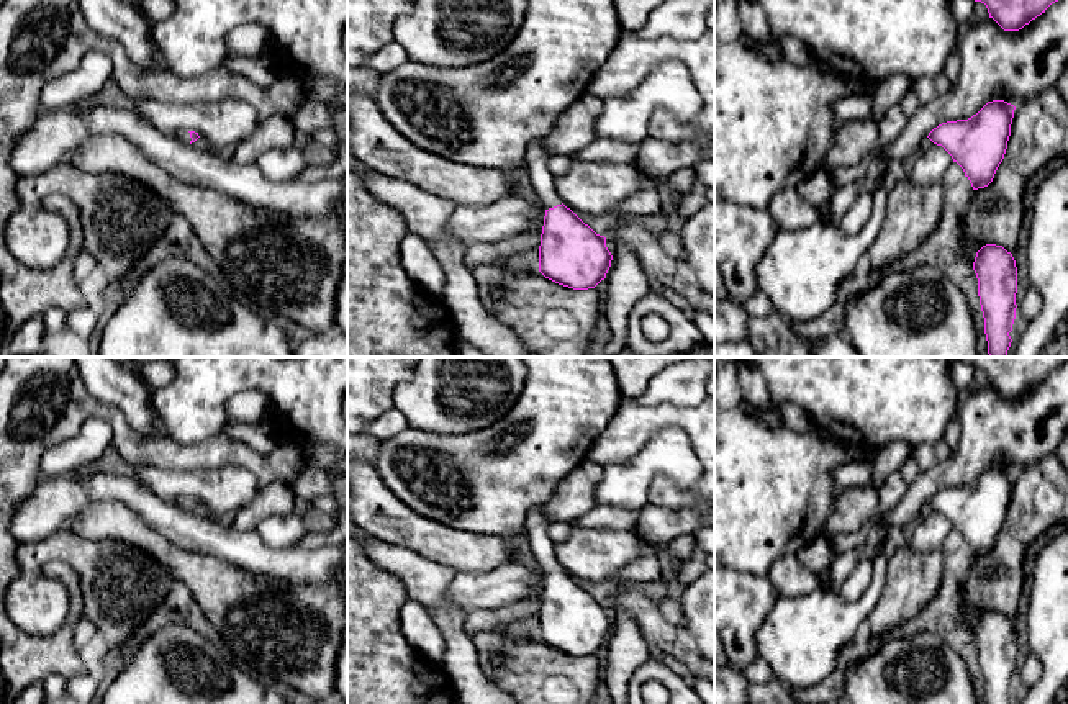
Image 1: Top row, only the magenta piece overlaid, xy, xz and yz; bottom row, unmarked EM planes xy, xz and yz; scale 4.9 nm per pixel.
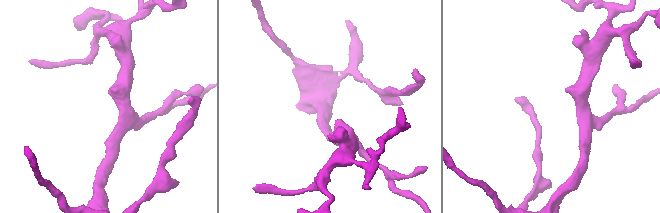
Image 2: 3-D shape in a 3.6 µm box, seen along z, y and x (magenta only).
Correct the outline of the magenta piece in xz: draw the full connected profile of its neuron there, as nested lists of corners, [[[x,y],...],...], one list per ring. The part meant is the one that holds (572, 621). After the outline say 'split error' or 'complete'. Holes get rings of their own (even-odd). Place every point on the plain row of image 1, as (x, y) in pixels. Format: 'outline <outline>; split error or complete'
outline [[[532,506],[524,524],[524,542],[529,545],[537,568],[545,575],[539,612],[539,639],[563,653],[573,657],[595,655],[611,634],[613,622],[606,614],[606,604],[596,601],[570,575],[567,575],[555,557],[555,542],[549,537],[549,519],[542,506]]]; split error

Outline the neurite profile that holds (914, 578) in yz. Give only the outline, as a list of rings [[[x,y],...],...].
[[[903,544],[888,558],[886,584],[867,622],[870,632],[881,637],[919,616],[939,593],[942,578],[942,550],[921,553]]]

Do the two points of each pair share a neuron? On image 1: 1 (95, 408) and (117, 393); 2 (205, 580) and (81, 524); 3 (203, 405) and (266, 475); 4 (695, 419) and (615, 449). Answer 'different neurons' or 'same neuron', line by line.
1: different neurons
2: same neuron
3: different neurons
4: same neuron

